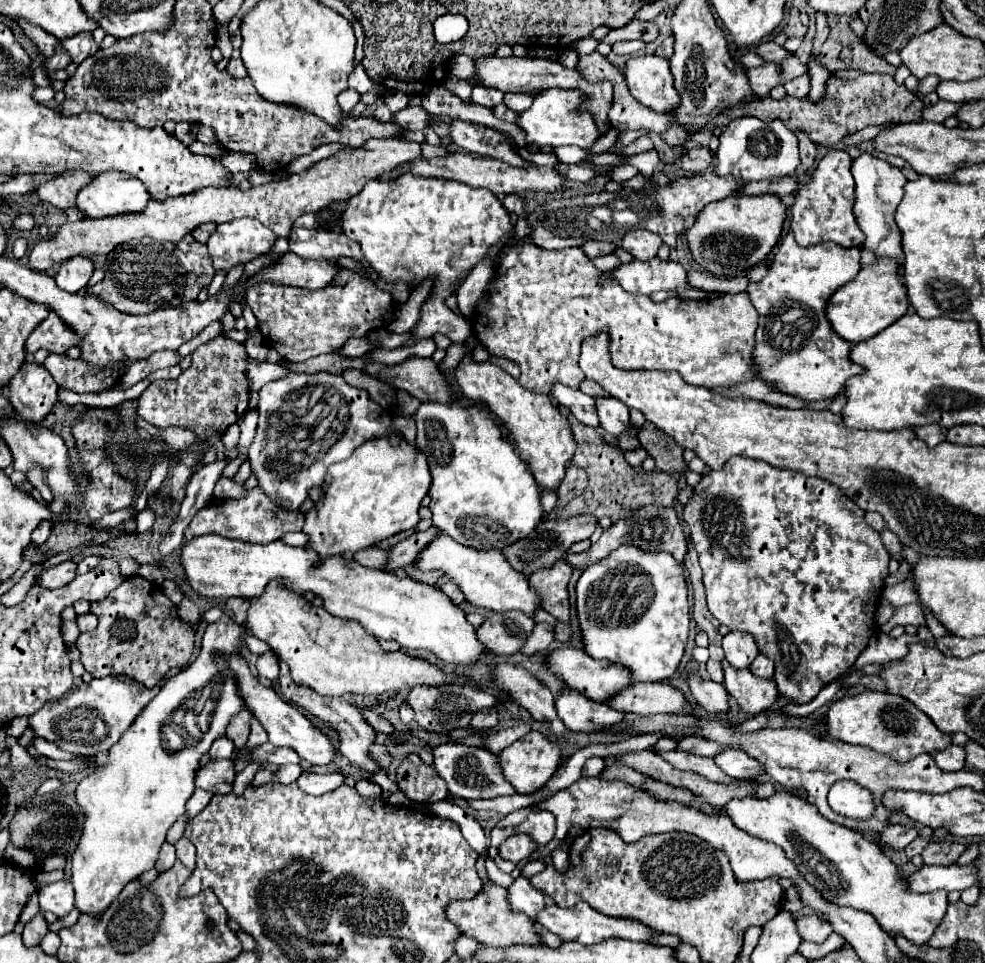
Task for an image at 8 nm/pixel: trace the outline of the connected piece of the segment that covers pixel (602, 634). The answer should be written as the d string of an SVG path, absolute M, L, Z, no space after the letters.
M620 546L598 564L590 564L576 584L578 620L584 638L584 650L592 658L604 658L624 664L632 670L636 682L660 682L674 674L678 668L690 624L688 586L684 566L668 552L644 552L636 546Z

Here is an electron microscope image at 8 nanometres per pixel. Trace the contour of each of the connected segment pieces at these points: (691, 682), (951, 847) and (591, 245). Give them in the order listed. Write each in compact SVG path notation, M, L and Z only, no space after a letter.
M692 672L686 682L694 700L702 708L706 708L712 714L720 714L728 710L728 694L722 684L716 684L712 680L702 680L698 672Z
M930 842L924 852L922 852L922 858L924 858L924 864L940 864L940 866L948 866L948 864L954 864L960 854L966 850L964 844L958 844L958 842Z
M586 240L582 244L582 250L586 256L594 258L594 256L604 256L604 254L610 254L614 250L614 244L612 242L604 242L604 240Z

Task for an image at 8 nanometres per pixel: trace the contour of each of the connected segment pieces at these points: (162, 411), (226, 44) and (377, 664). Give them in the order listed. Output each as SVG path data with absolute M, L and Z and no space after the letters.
M216 336L200 344L192 352L192 366L184 370L176 380L156 380L138 398L138 416L158 430L168 426L188 428L196 434L198 442L184 450L168 448L178 464L196 468L200 458L212 448L206 444L210 438L220 438L228 426L236 424L250 400L250 384L246 378L246 346L228 336Z
M224 28L224 30L218 30L216 32L216 46L222 50L222 56L224 56L224 60L230 60L232 58L232 44L230 44L230 34L228 34L228 30Z
M268 582L268 586L266 586L266 590L264 590L264 594L260 594L258 598L250 598L248 600L248 604L250 604L250 608L248 608L248 620L246 620L246 628L248 628L248 632L252 634L252 636L256 636L256 638L260 638L260 640L264 640L264 642L268 642L270 644L270 648L290 666L290 672L292 672L292 676L296 676L296 680L300 682L300 684L304 684L304 686L310 686L312 690L316 690L318 694L322 694L322 696L344 696L344 694L380 694L380 692L386 692L386 690L402 690L402 688L406 688L406 686L416 686L416 684L428 684L428 686L440 686L440 684L446 684L446 682L454 682L454 680L448 680L434 664L430 664L430 662L426 662L426 660L422 660L422 658L414 658L414 656L408 656L408 654L402 654L402 652L384 652L382 648L380 648L380 644L378 644L378 640L372 636L372 634L368 634L364 628L362 628L362 624L360 622L354 622L354 620L348 620L348 618L338 618L338 616L334 616L334 614L330 614L330 612L326 612L324 608L316 608L316 606L310 606L310 608L306 608L306 598L304 598L304 594L294 594L292 590L286 590L286 586L282 586L282 582Z

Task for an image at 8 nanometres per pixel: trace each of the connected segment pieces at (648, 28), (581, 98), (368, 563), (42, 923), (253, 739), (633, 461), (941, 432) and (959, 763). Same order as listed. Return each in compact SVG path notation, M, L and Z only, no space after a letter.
M632 20L630 24L622 28L614 28L602 42L614 44L620 40L644 40L652 42L656 40L656 22L646 22L646 20Z
M548 88L538 98L534 98L532 108L520 114L518 126L526 130L526 142L534 142L538 146L564 146L574 144L580 148L590 148L602 136L594 116L588 110L582 110L586 104L586 94L578 90L562 90L562 88Z
M372 546L372 548L356 552L354 560L366 568L384 568L386 566L386 550Z
M42 910L36 914L36 918L32 918L26 926L24 926L24 932L22 932L22 938L26 942L26 946L36 946L40 944L40 940L44 938L44 934L48 934L48 922L42 914Z
M252 720L252 732L246 742L246 748L255 748L258 744L264 744L266 740L268 738L266 738L266 730L262 730L262 724L258 720Z
M640 448L640 450L632 450L632 452L624 452L624 458L626 458L626 462L630 464L630 466L640 466L646 458L650 458L648 456L648 452L644 450L644 448Z
M928 424L928 426L922 426L922 428L914 428L914 434L922 442L926 442L930 448L946 440L946 428L938 426L938 424Z
M948 746L946 750L934 752L932 756L934 756L938 768L942 768L944 772L954 772L954 770L962 770L964 768L966 752L964 752L962 746Z

